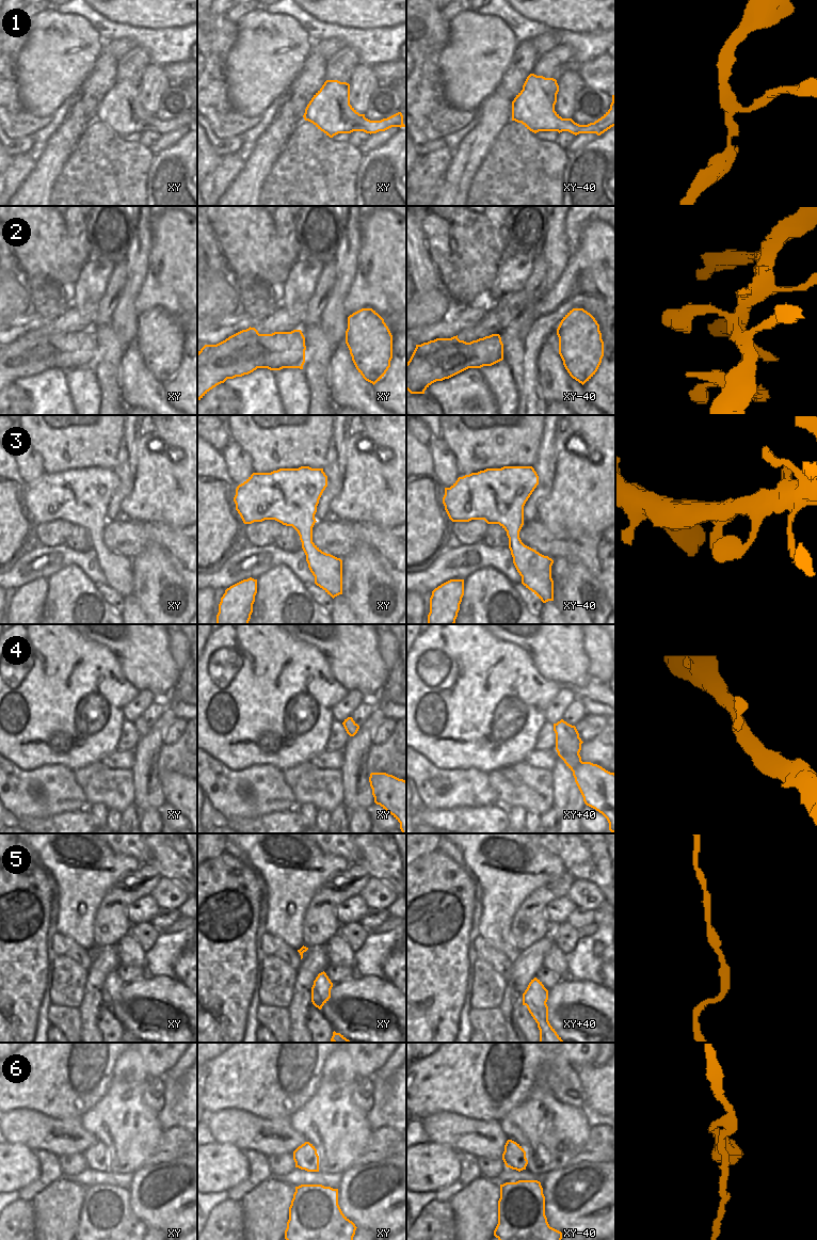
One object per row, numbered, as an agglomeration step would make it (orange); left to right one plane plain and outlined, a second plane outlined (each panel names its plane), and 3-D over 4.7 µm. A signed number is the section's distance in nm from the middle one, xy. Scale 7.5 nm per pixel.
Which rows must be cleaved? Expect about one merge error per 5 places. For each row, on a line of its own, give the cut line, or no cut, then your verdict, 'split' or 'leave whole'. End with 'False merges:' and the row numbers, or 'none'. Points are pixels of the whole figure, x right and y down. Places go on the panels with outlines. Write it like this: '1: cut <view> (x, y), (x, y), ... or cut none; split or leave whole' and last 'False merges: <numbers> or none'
1: cut none; leave whole
2: cut none; leave whole
3: cut none; leave whole
4: cut none; leave whole
5: cut none; leave whole
6: cut none; leave whole
False merges: none

